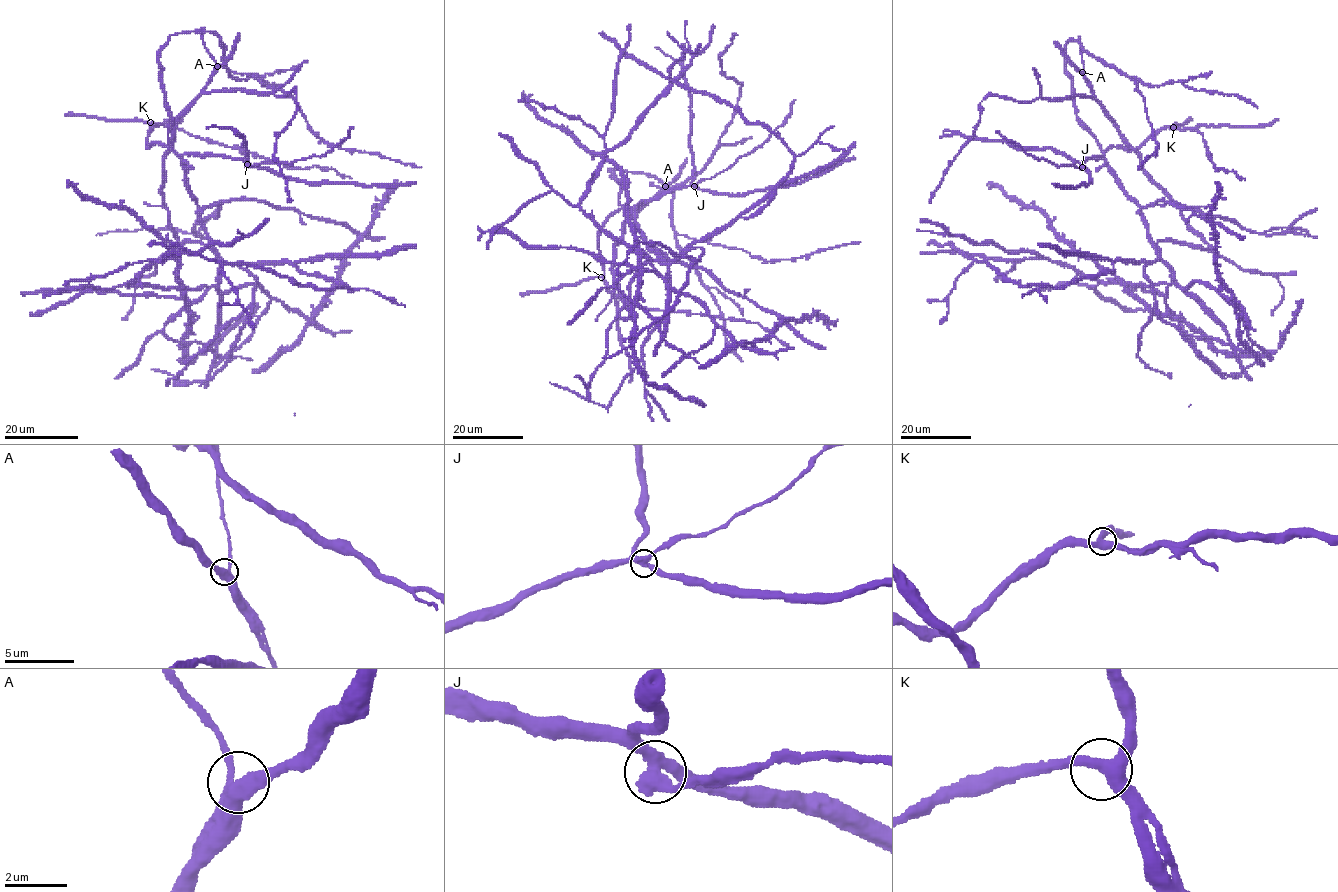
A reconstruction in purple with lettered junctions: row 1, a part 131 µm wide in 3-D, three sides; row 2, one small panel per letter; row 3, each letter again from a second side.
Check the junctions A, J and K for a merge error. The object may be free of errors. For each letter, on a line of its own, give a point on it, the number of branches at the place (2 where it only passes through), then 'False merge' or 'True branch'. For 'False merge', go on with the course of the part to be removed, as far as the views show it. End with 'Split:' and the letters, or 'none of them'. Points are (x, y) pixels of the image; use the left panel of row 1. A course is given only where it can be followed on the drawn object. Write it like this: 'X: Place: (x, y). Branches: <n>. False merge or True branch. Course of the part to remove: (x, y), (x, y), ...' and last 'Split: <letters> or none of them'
A: Place: (217, 66). Branches: 3. True branch
J: Place: (247, 164). Branches: 3. False merge. Course of the part to remove: (247, 164), (292, 163), (322, 156), (348, 136), (353, 127)
K: Place: (150, 122). Branches: 3. True branch
Split: J

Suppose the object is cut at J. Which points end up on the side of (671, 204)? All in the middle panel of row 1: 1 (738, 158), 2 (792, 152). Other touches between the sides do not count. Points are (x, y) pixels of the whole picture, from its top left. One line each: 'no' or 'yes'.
1: no
2: yes

